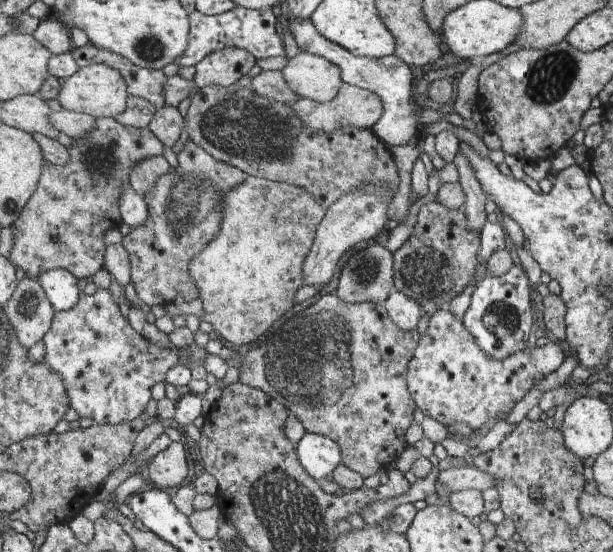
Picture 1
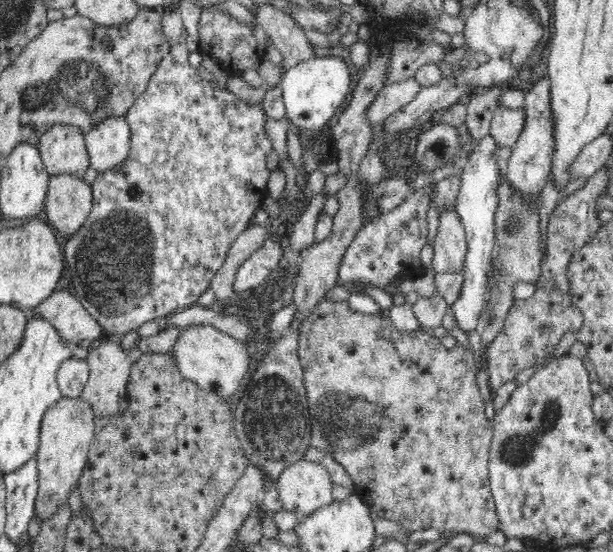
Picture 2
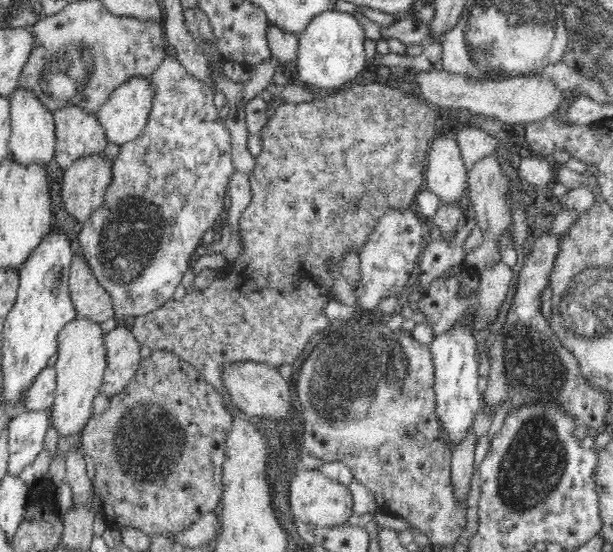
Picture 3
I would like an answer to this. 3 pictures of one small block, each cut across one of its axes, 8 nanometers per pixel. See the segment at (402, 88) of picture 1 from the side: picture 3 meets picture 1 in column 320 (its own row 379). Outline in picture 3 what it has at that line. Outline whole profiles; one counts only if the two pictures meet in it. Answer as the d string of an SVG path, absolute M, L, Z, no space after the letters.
M46 367L34 379L25 394L25 410L48 411L55 399L57 371L55 367Z

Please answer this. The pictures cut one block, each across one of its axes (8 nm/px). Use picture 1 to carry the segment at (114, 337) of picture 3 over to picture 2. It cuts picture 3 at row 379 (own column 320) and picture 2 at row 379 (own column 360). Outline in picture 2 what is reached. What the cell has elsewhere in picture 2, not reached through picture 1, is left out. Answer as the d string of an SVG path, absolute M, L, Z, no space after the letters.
M102 338L96 345L88 349L87 363L89 364L89 377L81 392L81 399L90 405L96 419L101 416L116 415L118 404L122 397L127 396L127 384L131 373L131 364L126 357L127 353L114 342Z

